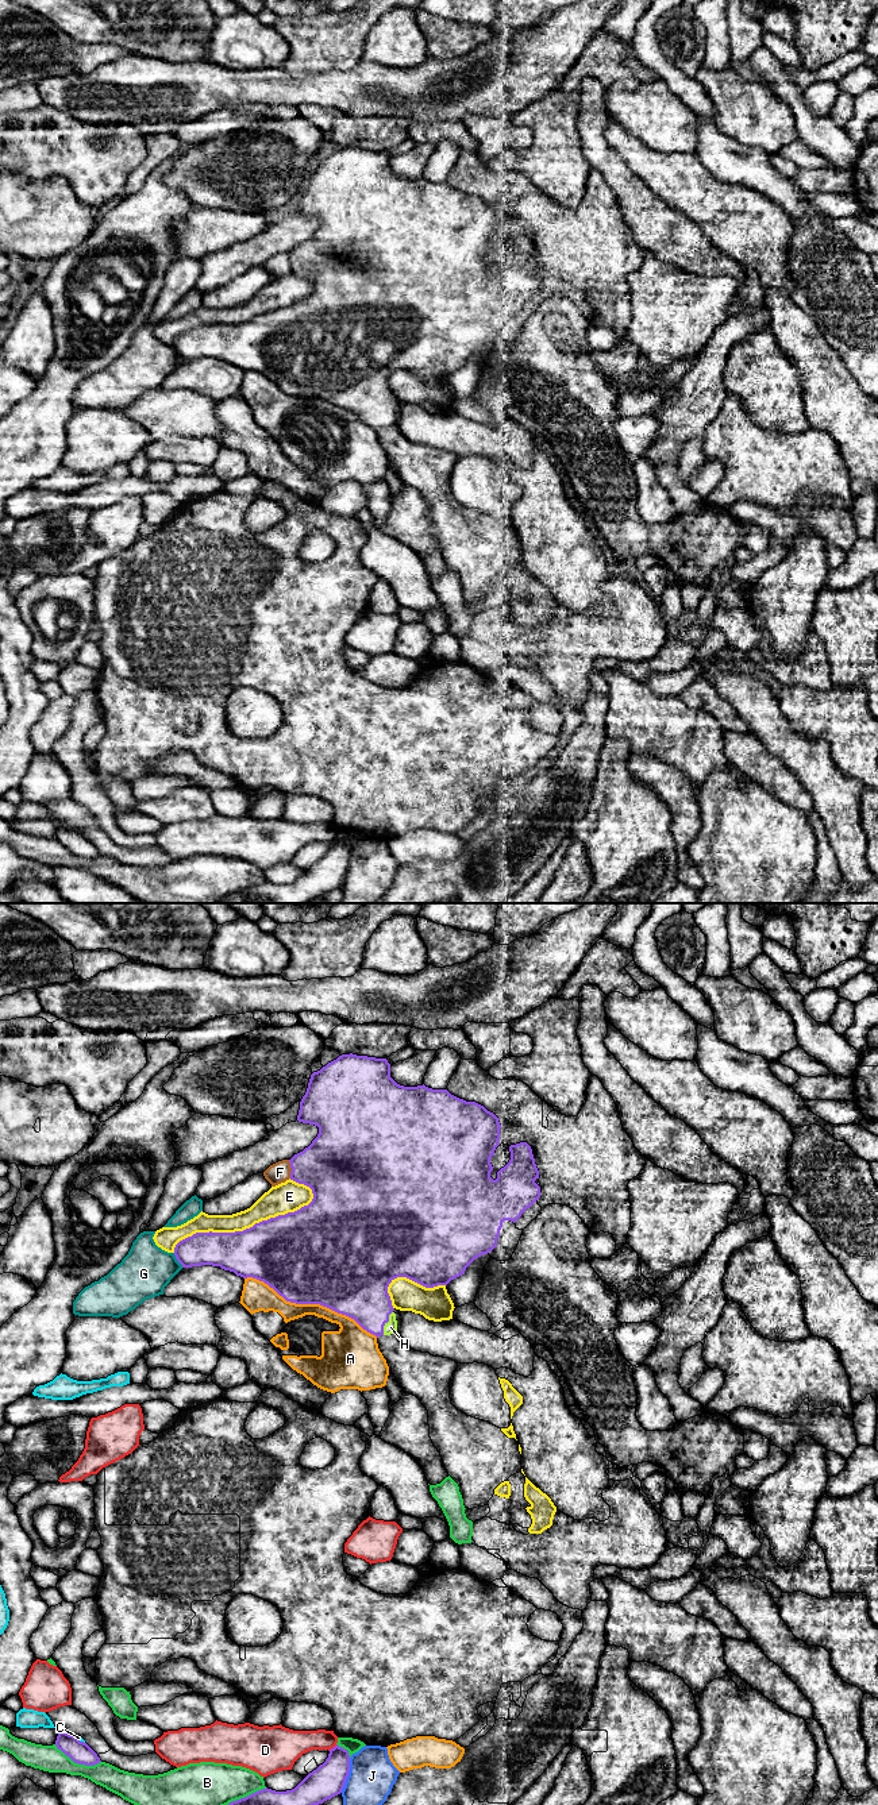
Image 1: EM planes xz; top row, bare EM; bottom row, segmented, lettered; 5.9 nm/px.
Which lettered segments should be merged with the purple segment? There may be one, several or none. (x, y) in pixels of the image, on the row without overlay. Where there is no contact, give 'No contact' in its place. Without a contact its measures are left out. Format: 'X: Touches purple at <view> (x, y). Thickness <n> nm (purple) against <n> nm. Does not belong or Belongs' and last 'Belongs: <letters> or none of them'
A: Touches purple at xz (311, 396). Thickness 500 nm (purple) against 130 nm. Does not belong
B: Touches purple at xz (77, 855). Thickness 130 nm (purple) against 160 nm. Does not belong
C: Touches purple at xz (79, 833). Thickness 130 nm (purple) against 20 nm. Does not belong
D: Touches purple at xz (334, 840). Thickness 200 nm (purple) against 170 nm. Does not belong
E: Touches purple at xz (246, 321). Thickness 420 nm (purple) against 170 nm. Does not belong
F: Touches purple at xz (292, 262). Thickness 380 nm (purple) against 120 nm. Does not belong
G: Touches purple at xz (177, 353). Thickness 200 nm (purple) against 300 nm. Does not belong
H: Touches purple at xz (386, 415). Thickness 340 nm (purple) against 80 nm. Belongs
J: Touches purple at xz (347, 868). Thickness 200 nm (purple) against 280 nm. Does not belong
Belongs: H

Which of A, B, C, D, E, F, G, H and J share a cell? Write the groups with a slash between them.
A / B / C / D / E / F / G / H / J

